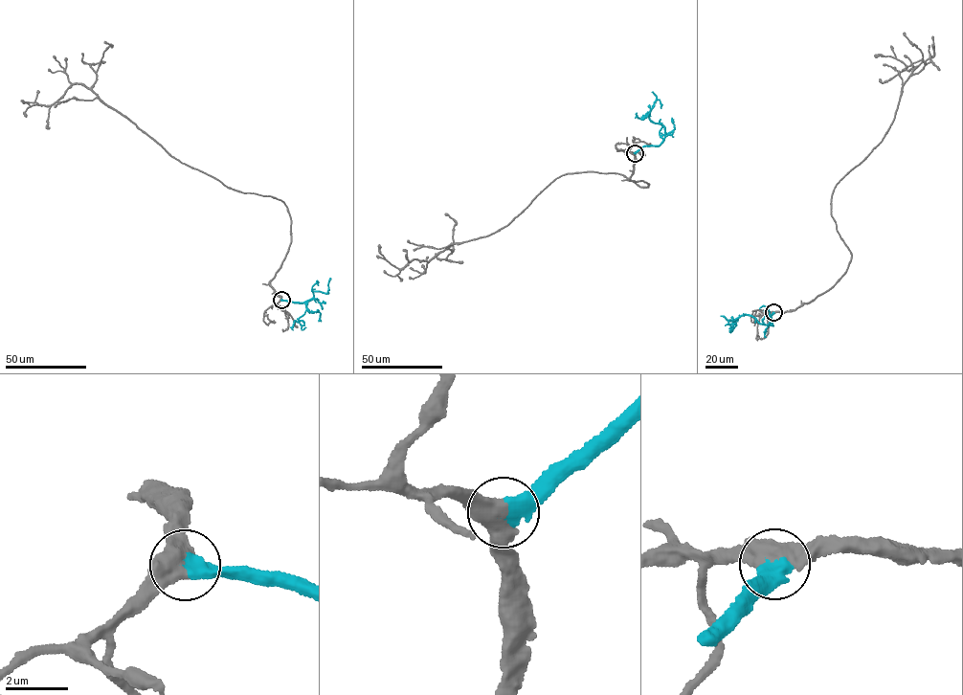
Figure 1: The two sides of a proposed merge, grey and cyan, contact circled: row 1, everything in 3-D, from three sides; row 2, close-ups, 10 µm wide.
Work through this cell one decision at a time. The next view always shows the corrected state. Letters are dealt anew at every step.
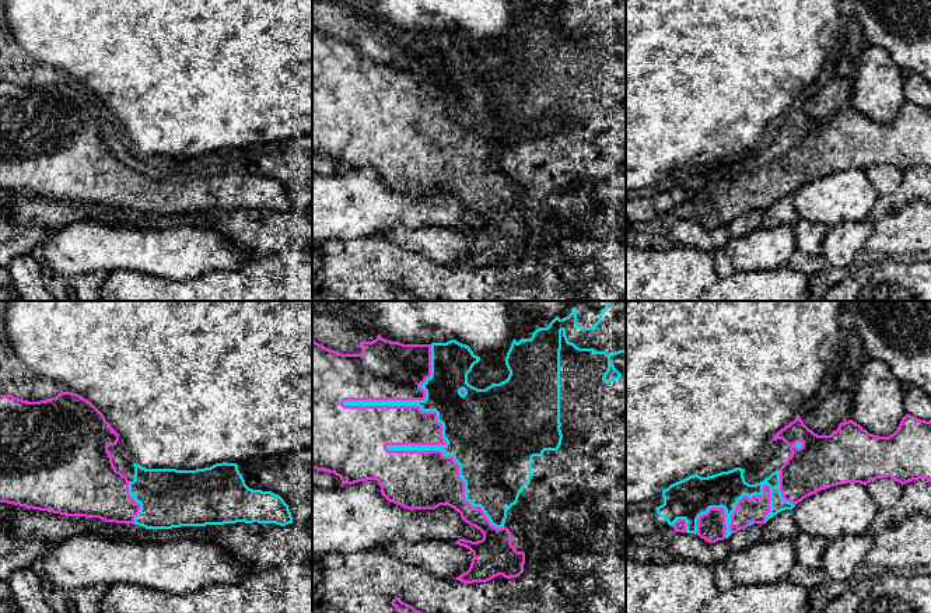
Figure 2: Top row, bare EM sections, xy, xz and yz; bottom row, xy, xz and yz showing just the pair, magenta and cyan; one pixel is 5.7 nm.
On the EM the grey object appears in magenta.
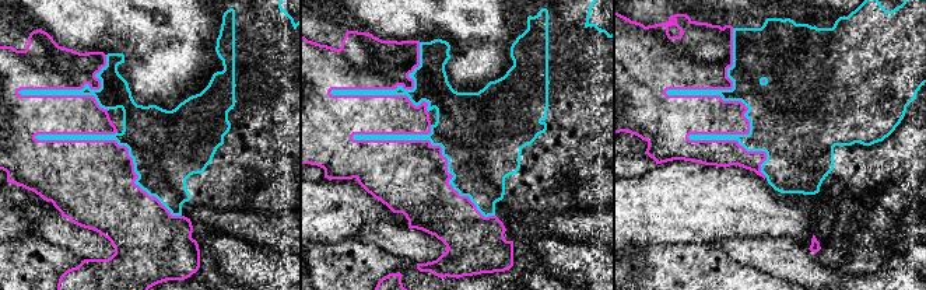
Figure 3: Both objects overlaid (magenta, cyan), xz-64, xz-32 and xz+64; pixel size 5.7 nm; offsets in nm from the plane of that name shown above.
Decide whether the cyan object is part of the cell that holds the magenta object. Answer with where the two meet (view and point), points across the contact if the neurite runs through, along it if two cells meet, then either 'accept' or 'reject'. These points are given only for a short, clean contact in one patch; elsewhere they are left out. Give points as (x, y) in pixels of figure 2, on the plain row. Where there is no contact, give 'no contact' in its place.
xz (402, 130) | accept

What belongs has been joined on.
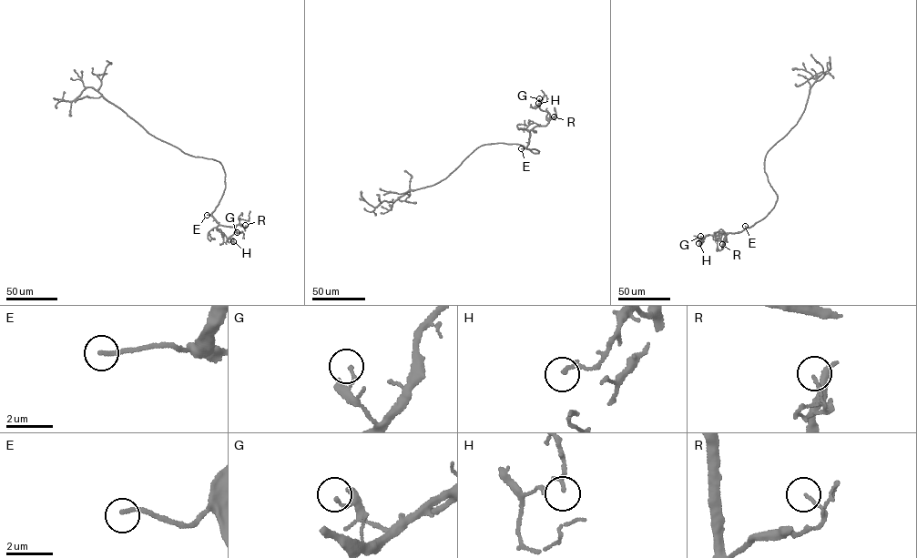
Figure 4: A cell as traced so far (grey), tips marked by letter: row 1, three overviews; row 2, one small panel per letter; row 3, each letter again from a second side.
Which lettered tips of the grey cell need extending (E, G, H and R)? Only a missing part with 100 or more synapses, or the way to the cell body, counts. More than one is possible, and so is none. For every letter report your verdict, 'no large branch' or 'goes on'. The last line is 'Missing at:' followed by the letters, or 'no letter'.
E: goes on
G: no large branch
H: no large branch
R: no large branch
Missing at: E

